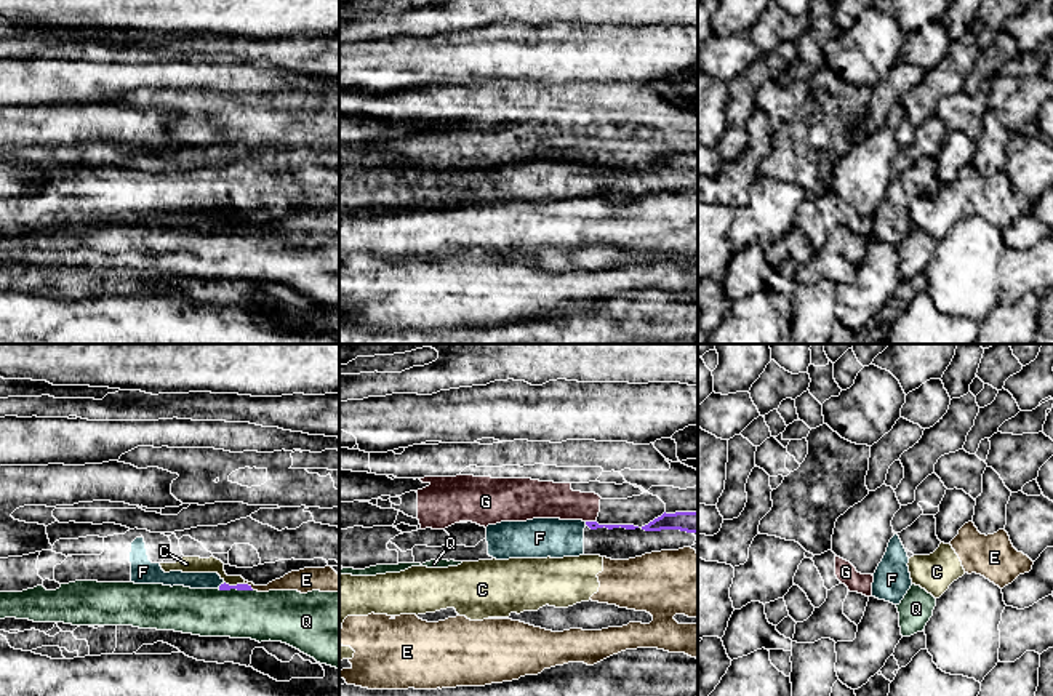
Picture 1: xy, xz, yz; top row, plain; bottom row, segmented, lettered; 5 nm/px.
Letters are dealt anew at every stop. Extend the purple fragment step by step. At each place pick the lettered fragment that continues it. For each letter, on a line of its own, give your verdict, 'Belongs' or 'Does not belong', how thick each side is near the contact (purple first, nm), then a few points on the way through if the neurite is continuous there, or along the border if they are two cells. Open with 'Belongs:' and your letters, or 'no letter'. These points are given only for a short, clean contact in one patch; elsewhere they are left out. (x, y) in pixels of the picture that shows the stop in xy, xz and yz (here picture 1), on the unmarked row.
Belongs: F
C: Does not belong. Thickness 40 nm (purple) against 80 nm. Boundary: xy (224, 223), (244, 226)
E: Does not belong. Thickness 40 nm (purple) against 100 nm. Boundary: xy (245, 224), (253, 231)
F: Belongs. Thickness 40 nm (purple) against 80 nm. Path across: xy (224, 228), (221, 226), (173, 220)
G: Does not belong. Thickness 50 nm (purple) against 190 nm. Boundary: xz (586, 162), (594, 164)
Q: Does not belong. Thickness 40 nm (purple) against 260 nm

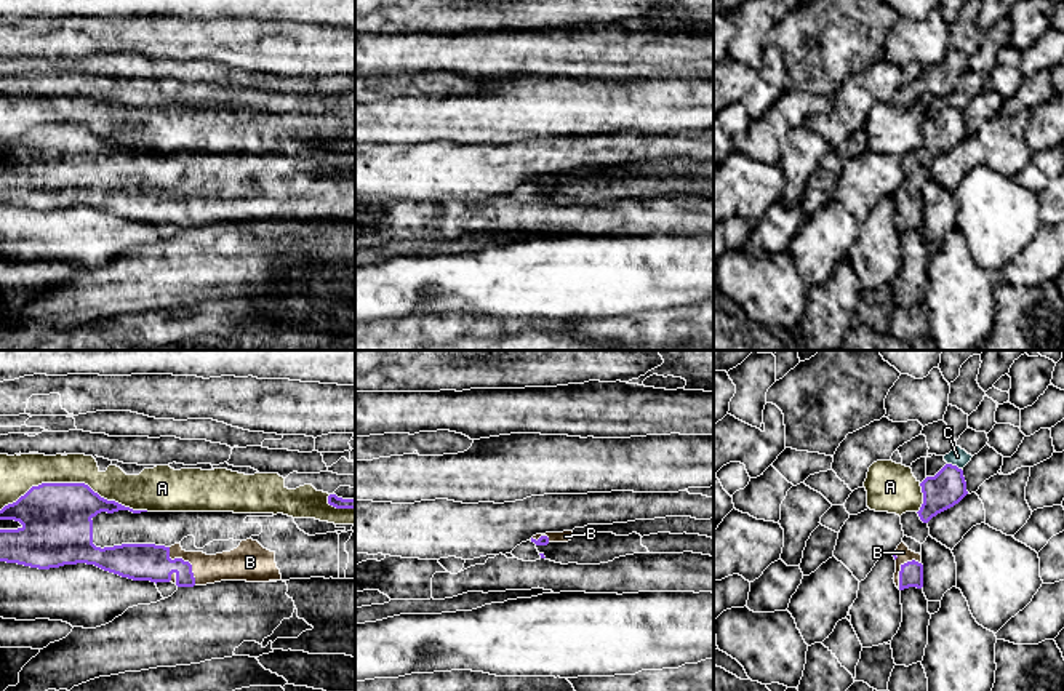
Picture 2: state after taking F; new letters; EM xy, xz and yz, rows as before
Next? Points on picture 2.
Belongs: B
A: Does not belong. Thickness 360 nm (purple) against 170 nm
B: Belongs. Thickness 190 nm (purple) against 160 nm. Path across: xy (140, 203), (186, 203), (236, 207)
C: Does not belong. Thickness 180 nm (purple) against 90 nm

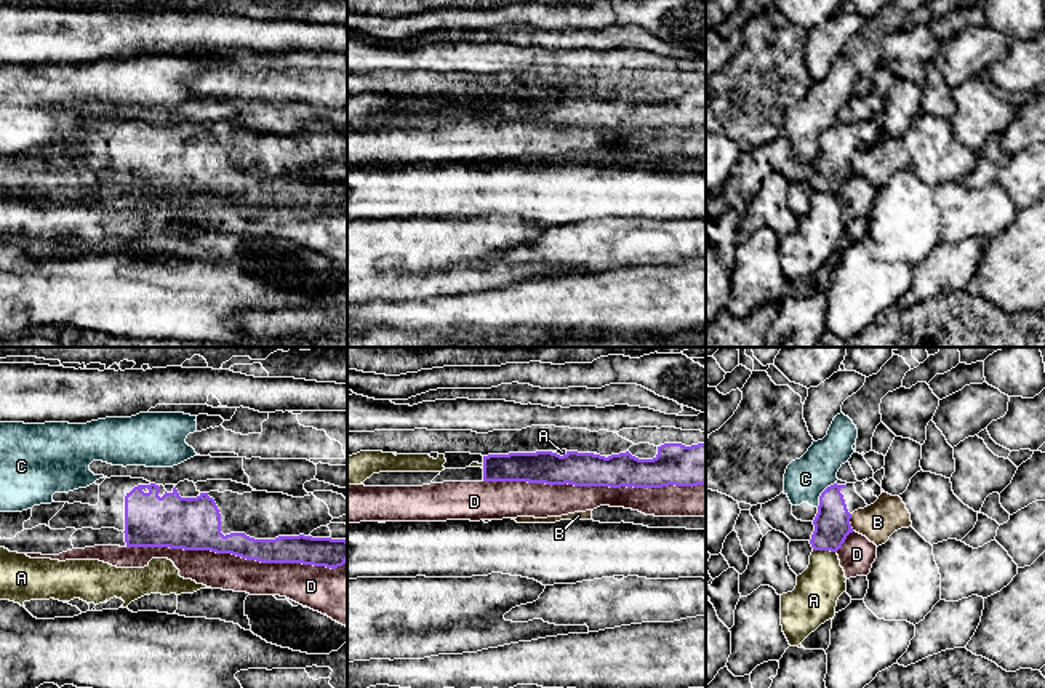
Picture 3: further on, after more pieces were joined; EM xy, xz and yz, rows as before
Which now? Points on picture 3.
Belongs: no letter
A: Does not belong. Thickness 180 nm (purple) against 220 nm
B: Does not belong. Thickness 180 nm (purple) against 190 nm
C: Does not belong. Thickness 180 nm (purple) against 220 nm. Boundary: yz (834, 124), (821, 135), (816, 148)
D: Does not belong. Thickness 240 nm (purple) against 180 nm

